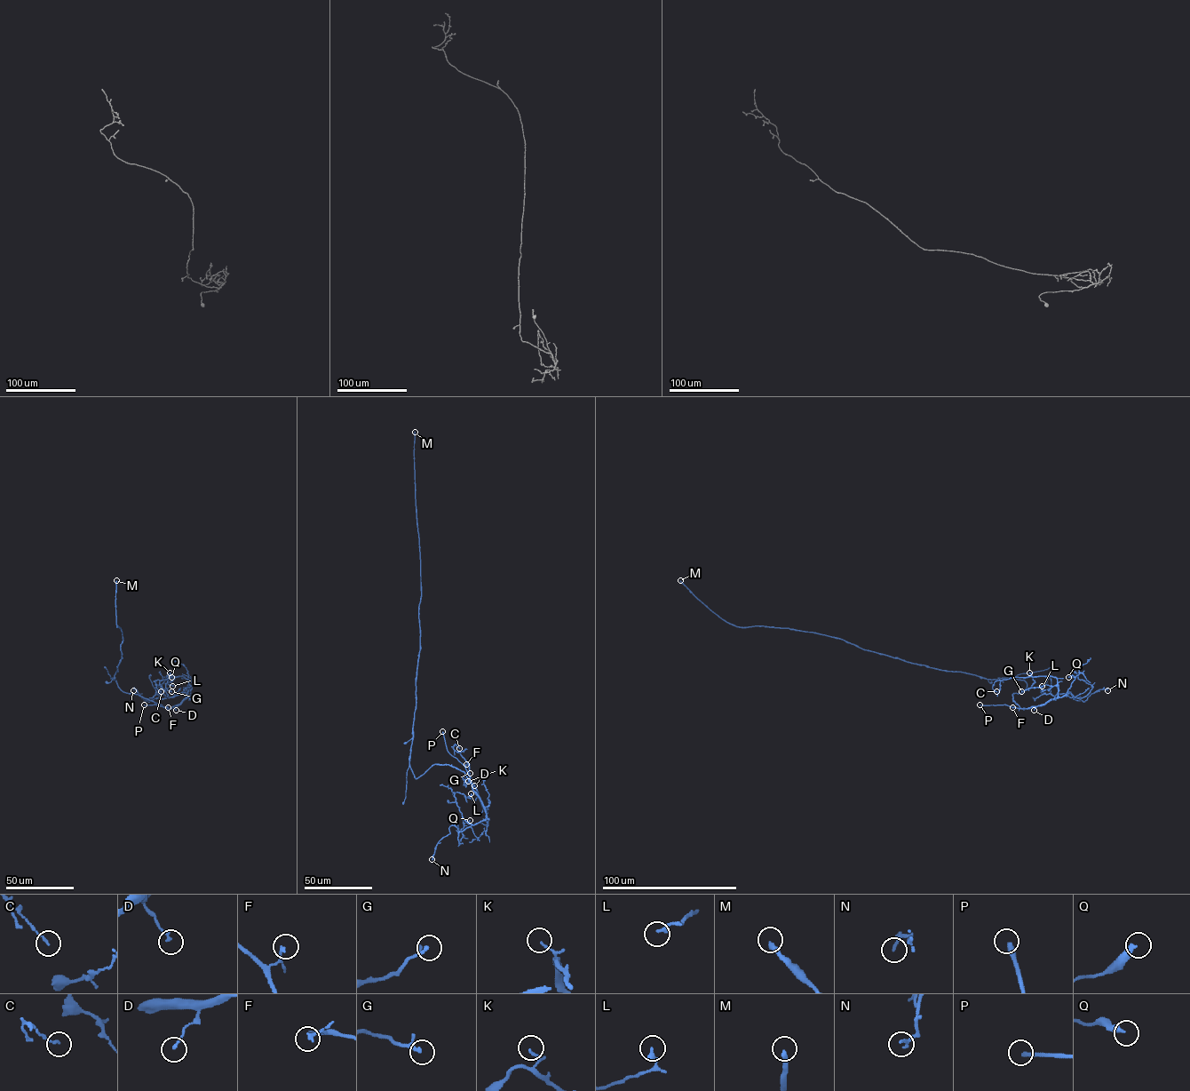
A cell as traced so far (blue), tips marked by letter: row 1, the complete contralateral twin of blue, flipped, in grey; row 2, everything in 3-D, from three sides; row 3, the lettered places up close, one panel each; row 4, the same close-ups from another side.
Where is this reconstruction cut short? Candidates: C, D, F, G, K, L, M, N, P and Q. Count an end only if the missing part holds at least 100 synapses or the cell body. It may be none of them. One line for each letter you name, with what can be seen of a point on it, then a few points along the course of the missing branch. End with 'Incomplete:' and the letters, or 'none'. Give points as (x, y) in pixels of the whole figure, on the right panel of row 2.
M: at (680, 580)
P: at (979, 704); missing branch runs (979, 704), (959, 702), (954, 712)
Incomplete: M, P

